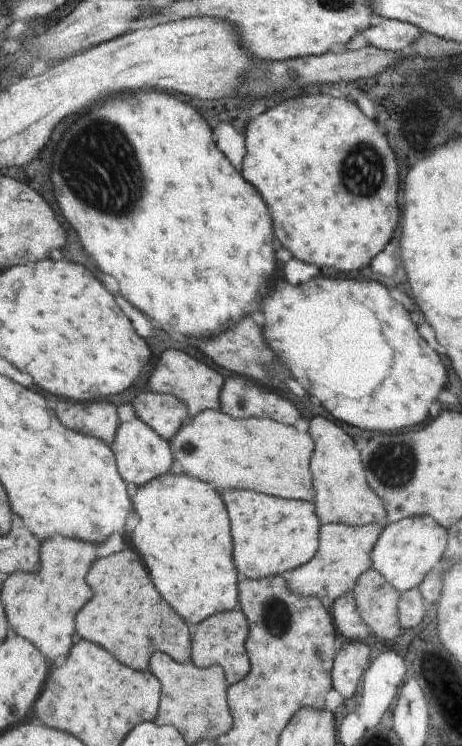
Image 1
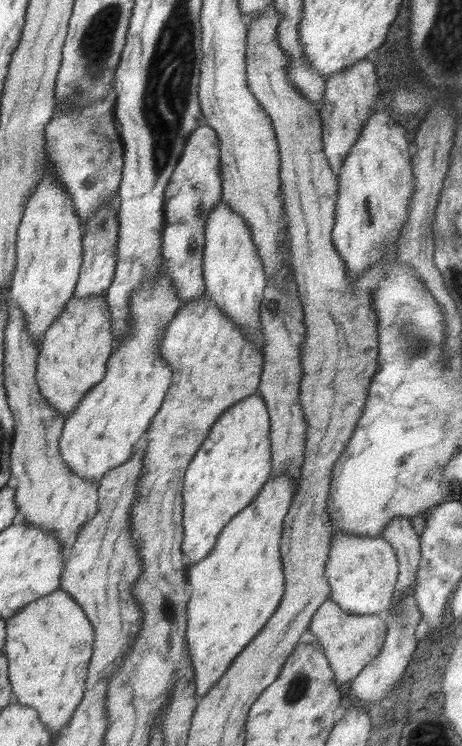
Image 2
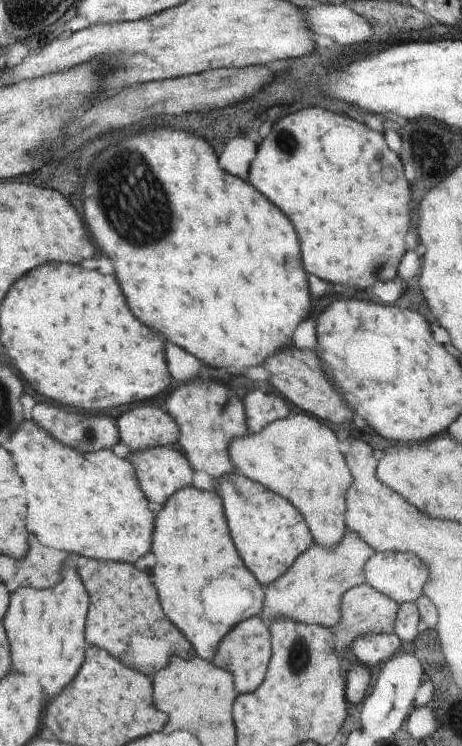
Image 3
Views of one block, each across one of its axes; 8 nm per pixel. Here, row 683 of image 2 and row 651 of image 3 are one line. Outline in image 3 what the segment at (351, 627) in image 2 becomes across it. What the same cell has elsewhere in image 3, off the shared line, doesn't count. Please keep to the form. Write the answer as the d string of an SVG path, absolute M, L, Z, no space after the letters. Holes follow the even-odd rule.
M368 583L359 584L342 595L342 616L336 626L330 628L333 636L333 646L339 656L352 646L352 642L366 634L393 634L399 604L383 595L382 592L374 590Z

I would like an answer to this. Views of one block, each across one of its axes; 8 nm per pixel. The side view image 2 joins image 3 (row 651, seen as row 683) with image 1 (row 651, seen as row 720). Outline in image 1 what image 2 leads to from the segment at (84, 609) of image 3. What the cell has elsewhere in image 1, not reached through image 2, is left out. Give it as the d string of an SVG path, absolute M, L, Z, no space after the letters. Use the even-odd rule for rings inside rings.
M52 536L40 546L41 567L38 572L18 571L3 580L1 601L10 633L30 640L56 666L62 664L62 658L66 658L72 648L76 612L92 598L92 590L84 578L96 558L96 550L98 544Z

